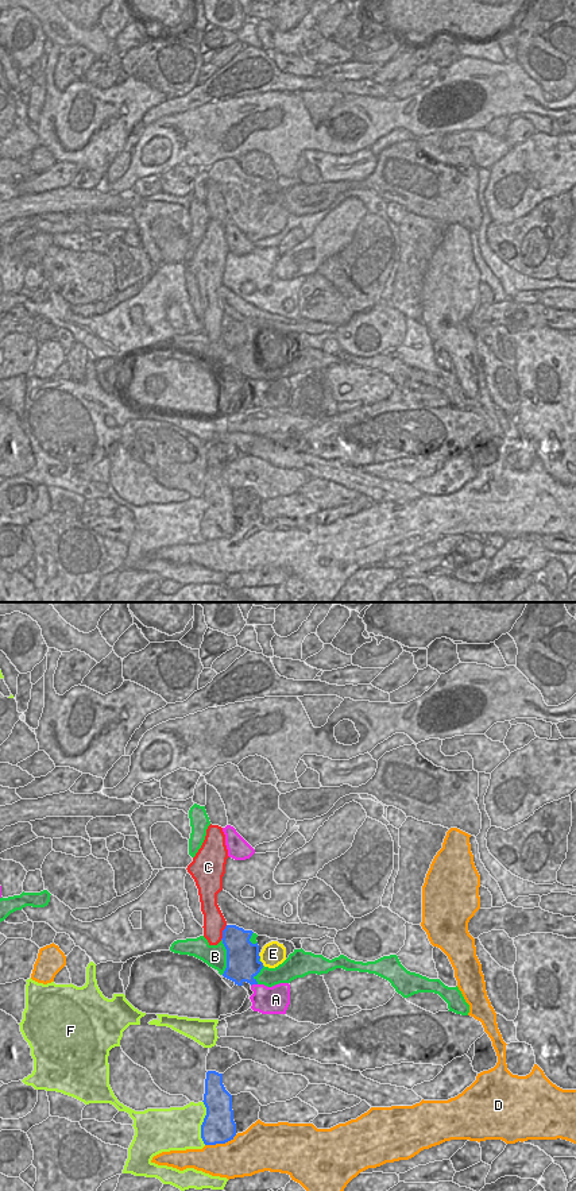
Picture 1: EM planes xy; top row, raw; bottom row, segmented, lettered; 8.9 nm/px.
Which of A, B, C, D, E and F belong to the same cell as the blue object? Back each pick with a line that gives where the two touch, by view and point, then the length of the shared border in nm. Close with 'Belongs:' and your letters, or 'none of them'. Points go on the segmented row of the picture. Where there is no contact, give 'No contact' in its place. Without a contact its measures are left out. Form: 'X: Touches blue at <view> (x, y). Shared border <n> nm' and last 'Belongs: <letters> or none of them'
Belongs: none of them.

